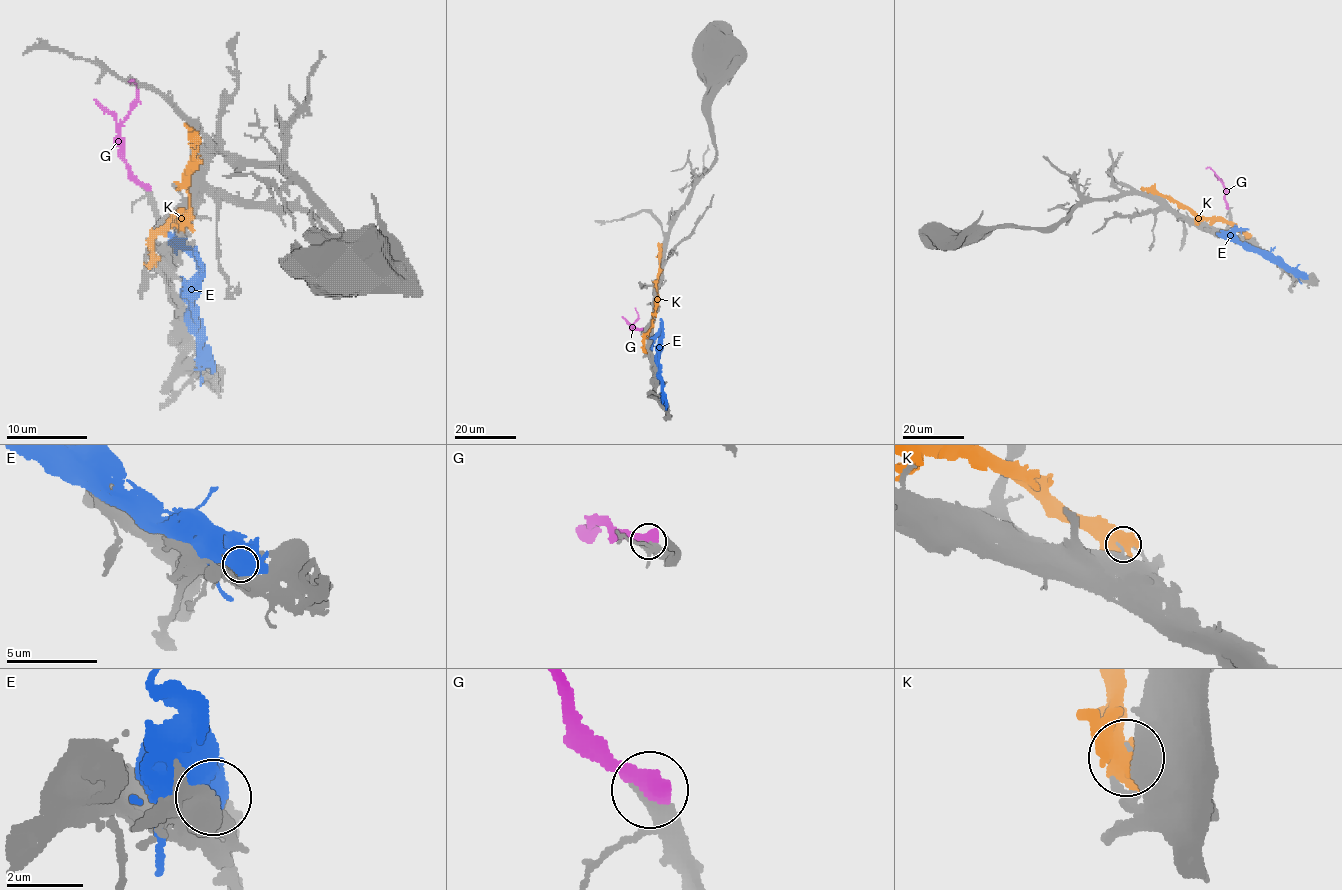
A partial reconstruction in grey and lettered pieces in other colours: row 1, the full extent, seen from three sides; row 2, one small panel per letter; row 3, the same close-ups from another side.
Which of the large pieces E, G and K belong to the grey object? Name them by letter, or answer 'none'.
G

